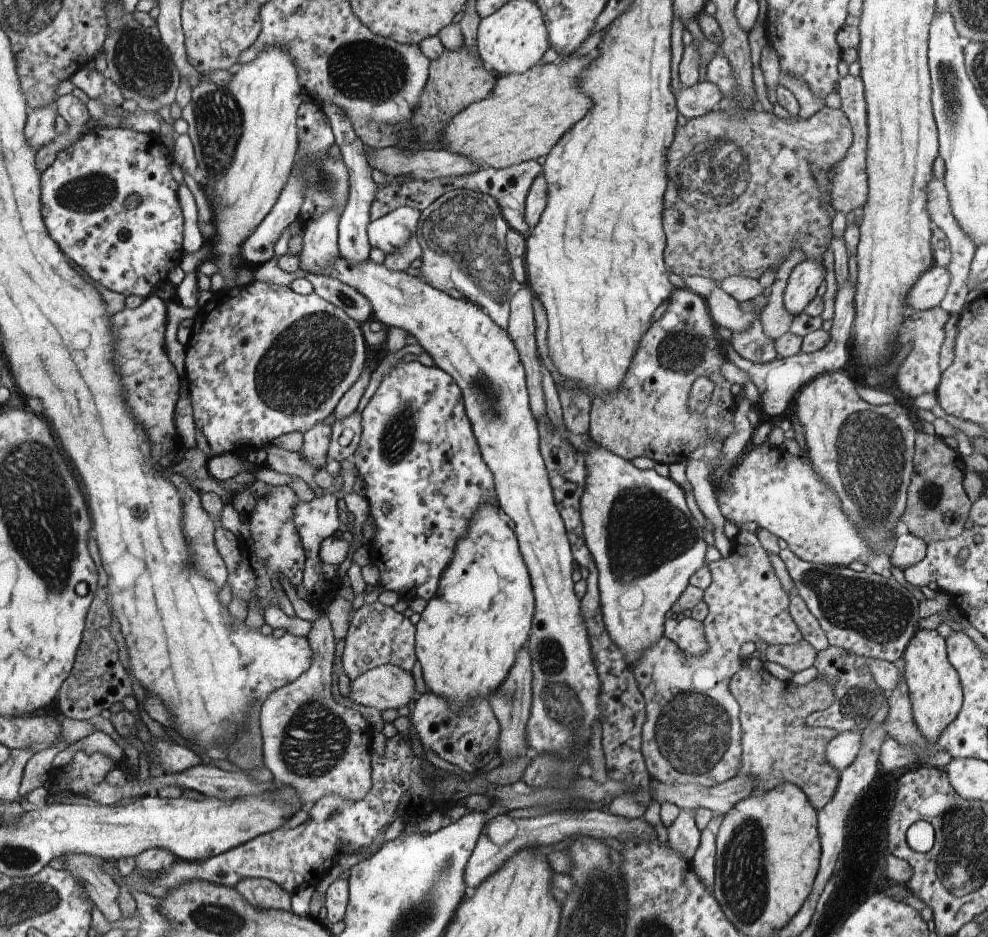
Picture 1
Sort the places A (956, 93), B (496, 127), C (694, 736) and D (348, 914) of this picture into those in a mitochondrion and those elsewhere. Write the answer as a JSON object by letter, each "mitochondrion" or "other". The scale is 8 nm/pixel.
{"A":"mitochondrion","B":"other","C":"mitochondrion","D":"other"}

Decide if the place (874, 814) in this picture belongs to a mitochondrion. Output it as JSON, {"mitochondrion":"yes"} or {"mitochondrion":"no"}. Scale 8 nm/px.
{"mitochondrion":"no"}

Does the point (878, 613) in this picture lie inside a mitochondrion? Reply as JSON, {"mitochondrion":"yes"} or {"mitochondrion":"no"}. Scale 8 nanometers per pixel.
{"mitochondrion":"yes"}

